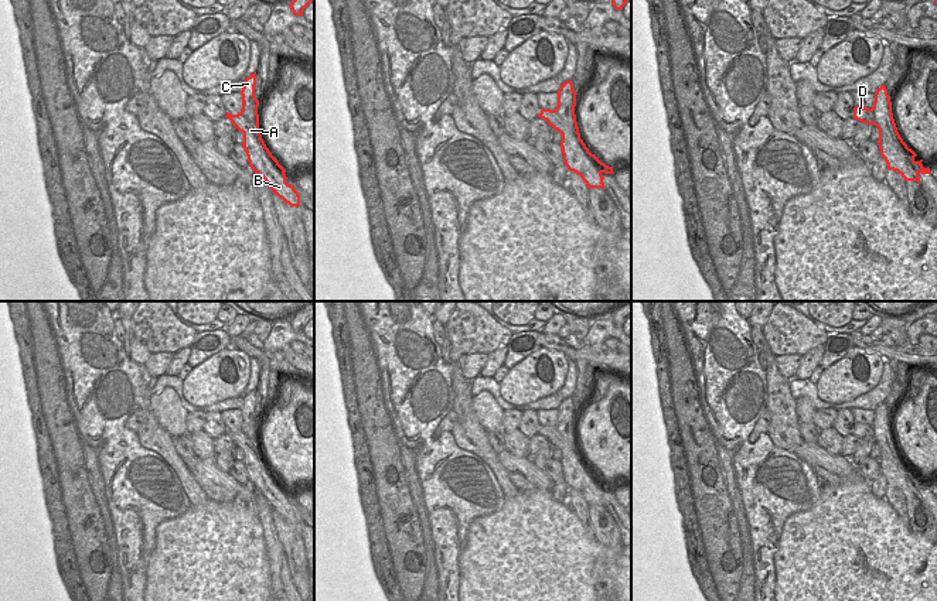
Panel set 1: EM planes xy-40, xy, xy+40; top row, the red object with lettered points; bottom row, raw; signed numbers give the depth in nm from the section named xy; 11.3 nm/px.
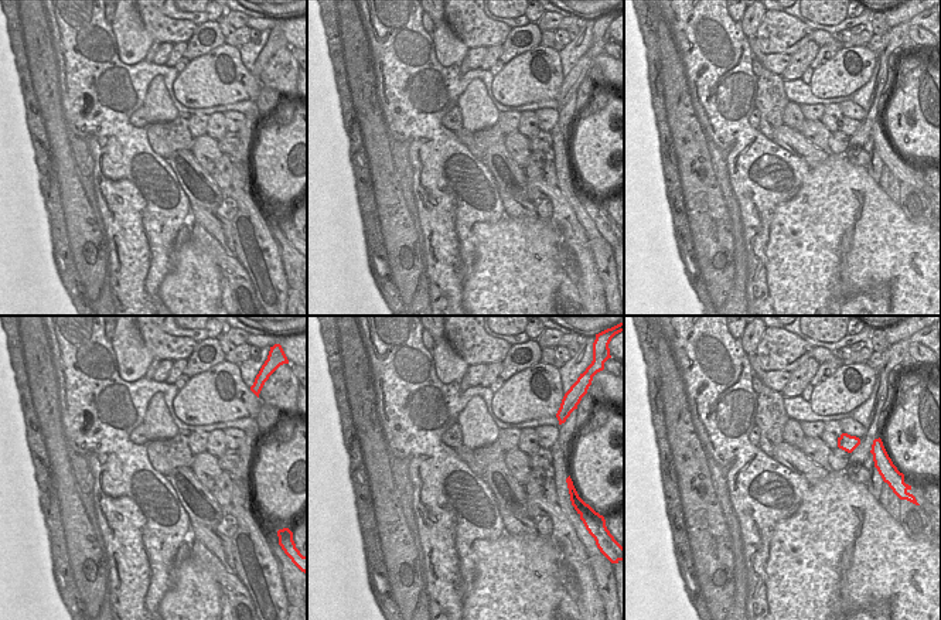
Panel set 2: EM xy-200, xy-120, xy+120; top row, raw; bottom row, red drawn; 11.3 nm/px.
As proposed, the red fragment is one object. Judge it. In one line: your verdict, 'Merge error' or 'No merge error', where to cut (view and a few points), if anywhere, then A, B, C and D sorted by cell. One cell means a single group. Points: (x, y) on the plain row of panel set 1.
Merge error. Split along xy+40 (871, 426), (878, 439), (888, 441). Groups: A B D / C.

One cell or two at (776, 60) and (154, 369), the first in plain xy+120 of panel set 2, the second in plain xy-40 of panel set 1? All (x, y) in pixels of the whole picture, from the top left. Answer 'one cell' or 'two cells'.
one cell

